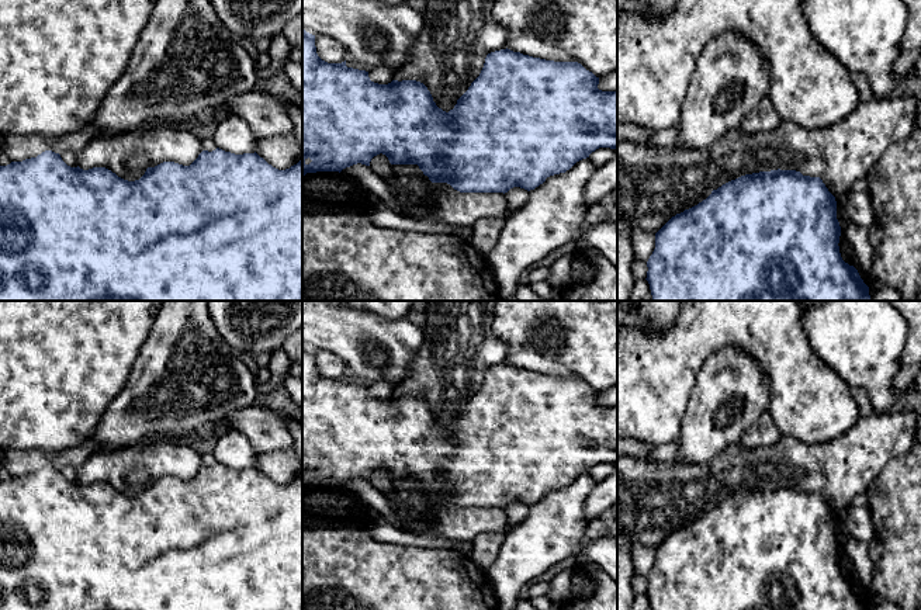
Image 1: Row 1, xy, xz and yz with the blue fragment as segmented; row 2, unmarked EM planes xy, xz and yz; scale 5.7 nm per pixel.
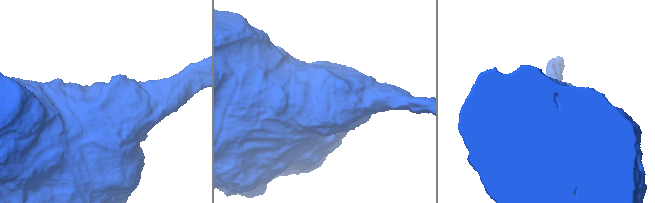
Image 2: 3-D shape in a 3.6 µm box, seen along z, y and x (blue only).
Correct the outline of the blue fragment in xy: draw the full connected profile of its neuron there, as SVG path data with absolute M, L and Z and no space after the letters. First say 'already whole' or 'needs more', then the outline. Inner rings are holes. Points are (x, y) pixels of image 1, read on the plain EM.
already whole | M217 462L212 467L202 465L190 479L163 476L148 482L145 489L135 496L118 492L105 482L83 485L79 481L67 481L59 468L45 465L37 472L22 476L11 476L0 481L0 610L302 610L302 474L285 485L278 485L255 468L235 469Z

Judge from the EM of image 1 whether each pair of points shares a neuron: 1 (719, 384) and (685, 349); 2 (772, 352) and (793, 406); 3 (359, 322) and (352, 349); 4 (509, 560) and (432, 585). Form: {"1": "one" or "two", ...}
{"1": "two", "2": "one", "3": "one", "4": "two"}

